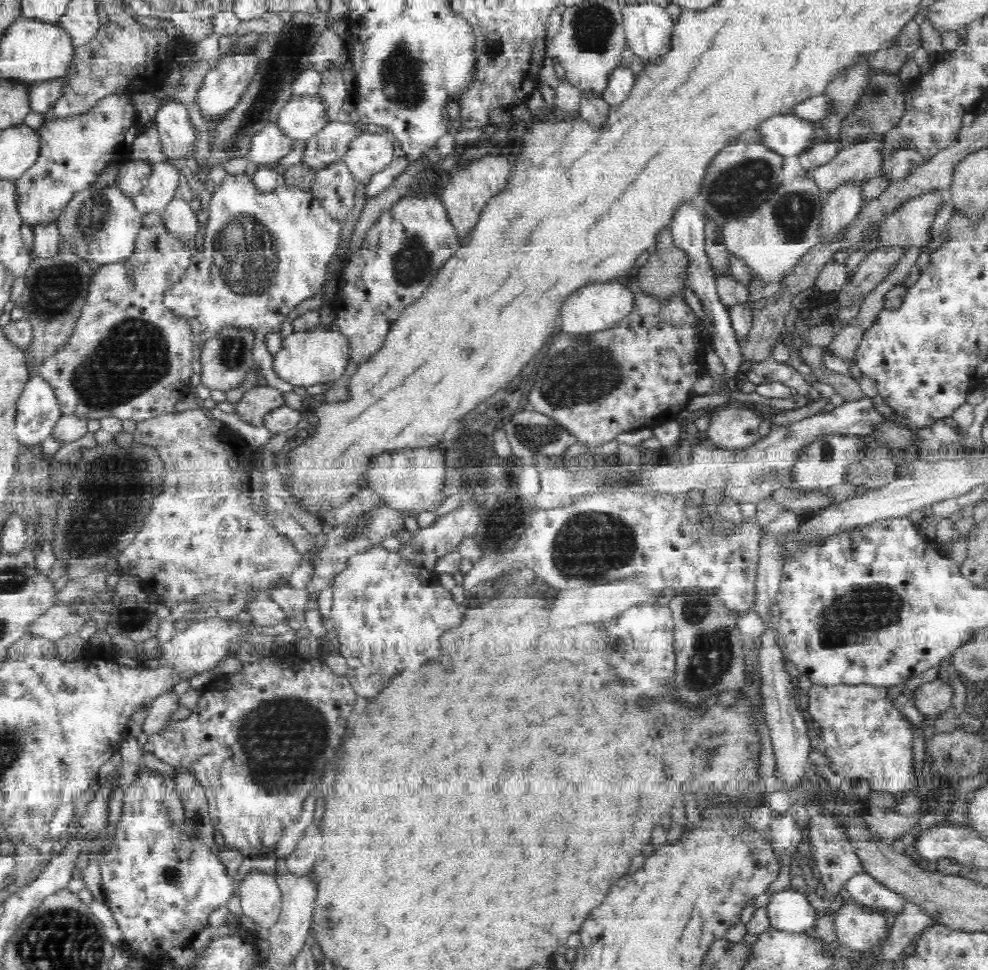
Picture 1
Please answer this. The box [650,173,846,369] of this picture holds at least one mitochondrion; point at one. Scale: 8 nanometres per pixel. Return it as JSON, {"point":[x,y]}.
{"point":[790,213]}

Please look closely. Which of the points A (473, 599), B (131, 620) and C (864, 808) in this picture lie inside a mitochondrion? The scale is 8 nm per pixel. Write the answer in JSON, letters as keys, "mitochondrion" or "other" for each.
{"A":"other","B":"mitochondrion","C":"other"}

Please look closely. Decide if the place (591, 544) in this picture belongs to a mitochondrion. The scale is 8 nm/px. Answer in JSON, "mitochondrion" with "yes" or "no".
{"mitochondrion":"yes"}

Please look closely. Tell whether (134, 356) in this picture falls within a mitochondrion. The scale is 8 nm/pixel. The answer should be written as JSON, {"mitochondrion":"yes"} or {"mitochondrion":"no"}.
{"mitochondrion":"yes"}

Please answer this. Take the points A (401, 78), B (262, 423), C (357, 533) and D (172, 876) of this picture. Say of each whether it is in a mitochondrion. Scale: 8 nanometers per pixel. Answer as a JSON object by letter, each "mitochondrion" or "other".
{"A":"mitochondrion","B":"other","C":"mitochondrion","D":"mitochondrion"}

